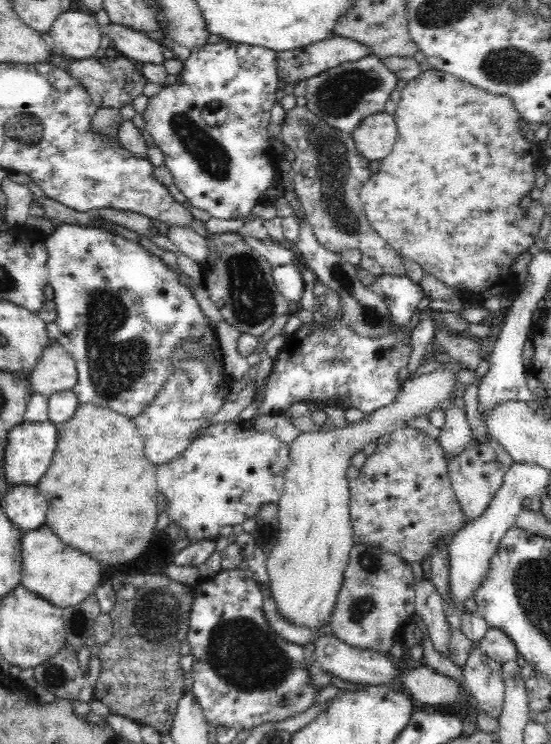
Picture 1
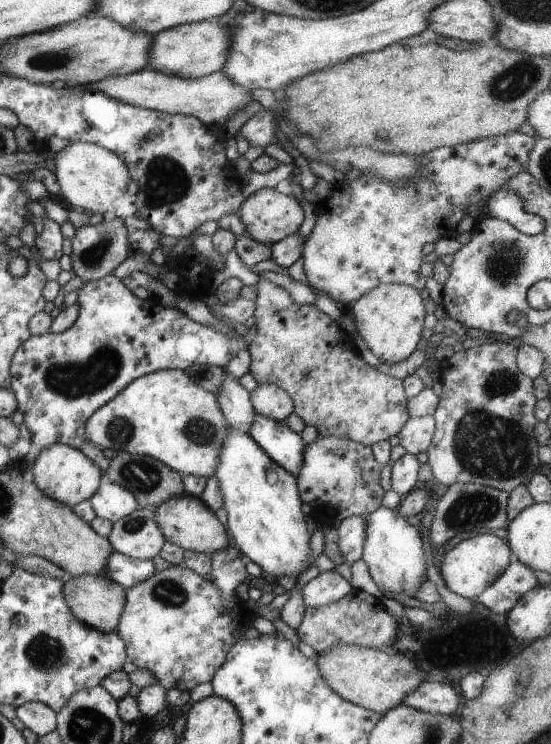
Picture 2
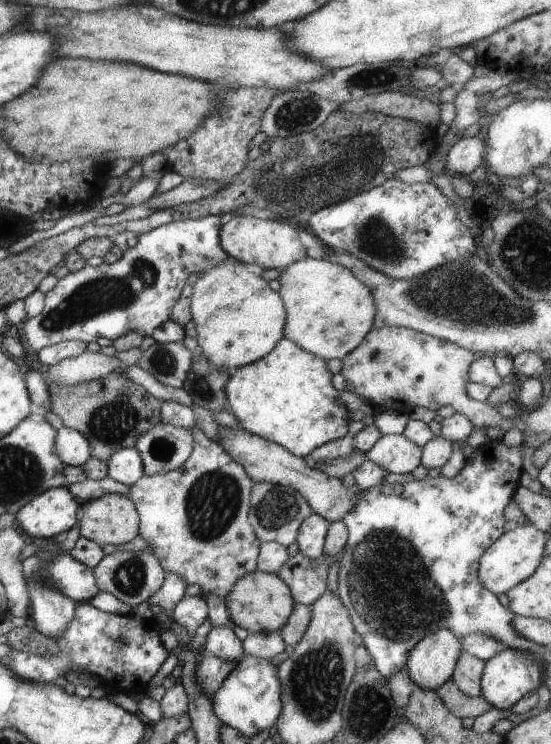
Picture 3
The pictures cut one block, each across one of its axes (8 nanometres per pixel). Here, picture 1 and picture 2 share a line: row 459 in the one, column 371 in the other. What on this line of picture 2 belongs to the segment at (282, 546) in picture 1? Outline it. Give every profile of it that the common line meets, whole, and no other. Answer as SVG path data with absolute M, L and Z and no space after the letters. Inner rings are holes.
M401 283L379 284L354 300L347 311L352 314L355 328L367 348L381 362L395 364L405 360L417 346L421 334L424 300L419 291Z

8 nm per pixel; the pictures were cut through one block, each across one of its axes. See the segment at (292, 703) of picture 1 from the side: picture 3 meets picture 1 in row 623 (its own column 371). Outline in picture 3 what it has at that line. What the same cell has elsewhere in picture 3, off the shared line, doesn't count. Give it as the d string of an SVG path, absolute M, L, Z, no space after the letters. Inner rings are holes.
M387 179L347 200L340 200L316 210L308 218L308 222L300 225L309 226L321 245L351 254L375 272L385 274L393 280L405 280L429 272L441 264L473 256L473 237L467 227L456 218L454 205L430 182L404 183L397 179Z

